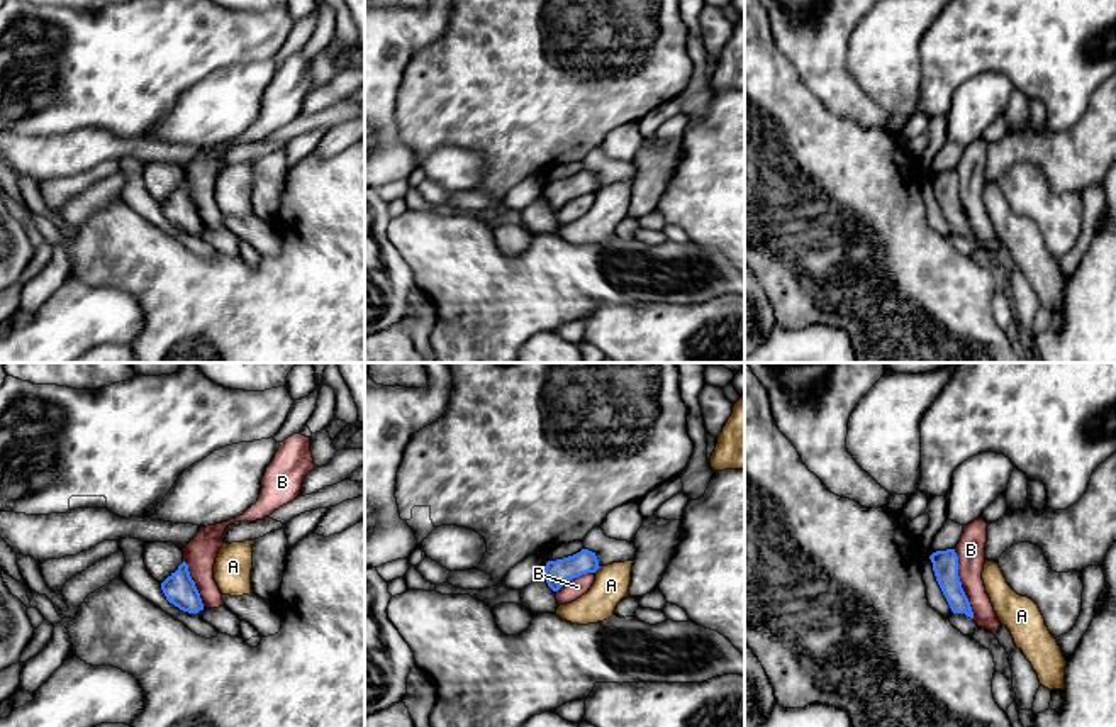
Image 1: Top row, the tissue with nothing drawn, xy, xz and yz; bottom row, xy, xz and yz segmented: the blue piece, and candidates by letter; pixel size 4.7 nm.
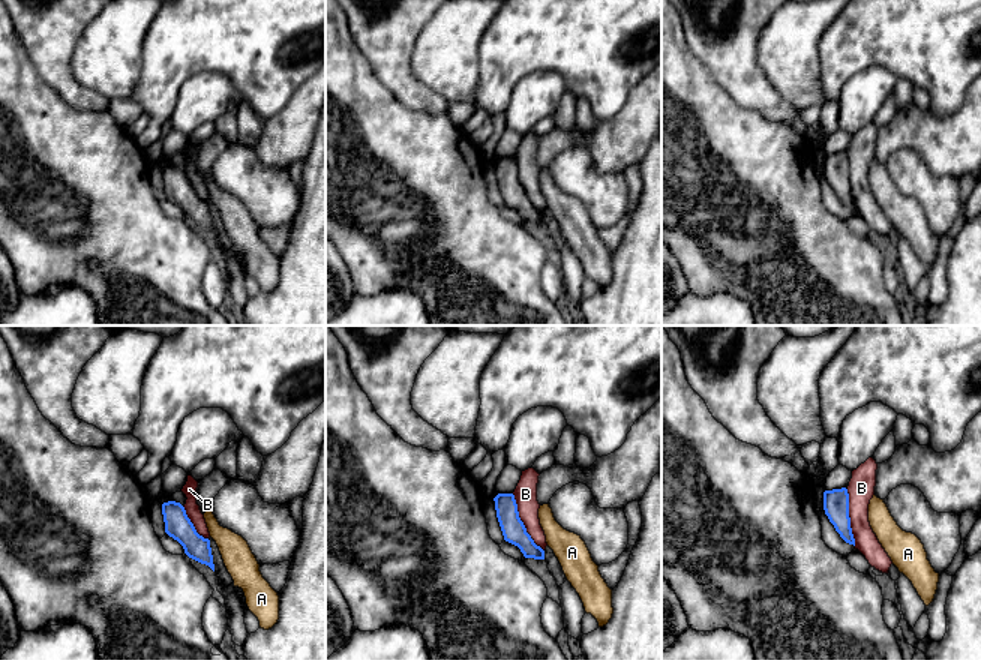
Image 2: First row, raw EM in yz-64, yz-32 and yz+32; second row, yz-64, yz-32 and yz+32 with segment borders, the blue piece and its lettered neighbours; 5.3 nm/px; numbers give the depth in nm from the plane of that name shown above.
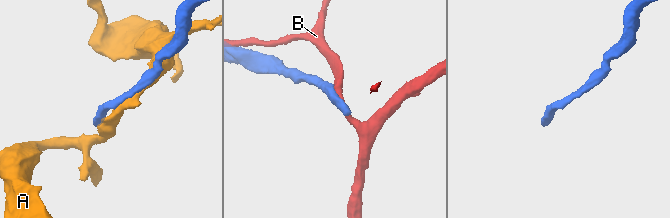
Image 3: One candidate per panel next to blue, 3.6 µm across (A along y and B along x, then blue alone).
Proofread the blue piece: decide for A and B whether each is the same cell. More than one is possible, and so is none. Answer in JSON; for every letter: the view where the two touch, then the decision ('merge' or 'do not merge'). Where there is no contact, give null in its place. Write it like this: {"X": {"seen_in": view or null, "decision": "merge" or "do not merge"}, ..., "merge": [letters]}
{"A": {"seen_in": "xz", "decision": "do not merge"}, "B": {"seen_in": "yz", "decision": "do not merge"}, "merge": []}

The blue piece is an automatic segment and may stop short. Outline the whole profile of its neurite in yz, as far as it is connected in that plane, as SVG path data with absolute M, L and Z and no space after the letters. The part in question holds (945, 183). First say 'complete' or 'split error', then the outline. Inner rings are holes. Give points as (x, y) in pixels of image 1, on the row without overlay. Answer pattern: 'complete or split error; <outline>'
complete; M955 169L936 171L929 176L936 202L953 234L965 234L974 239L970 222L958 197L958 176Z

